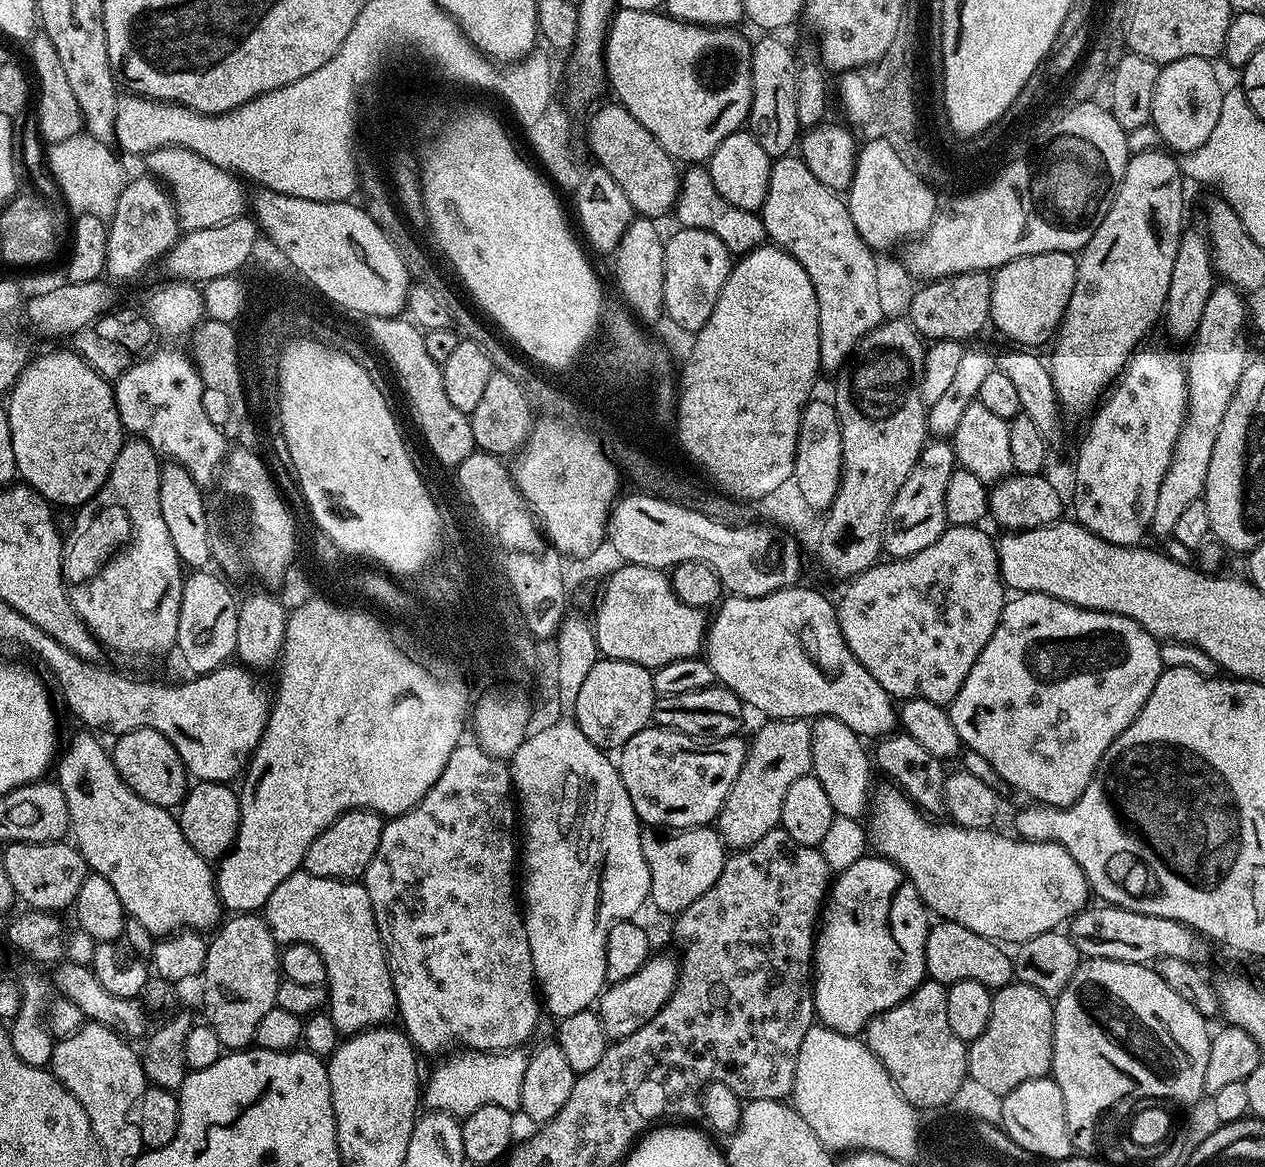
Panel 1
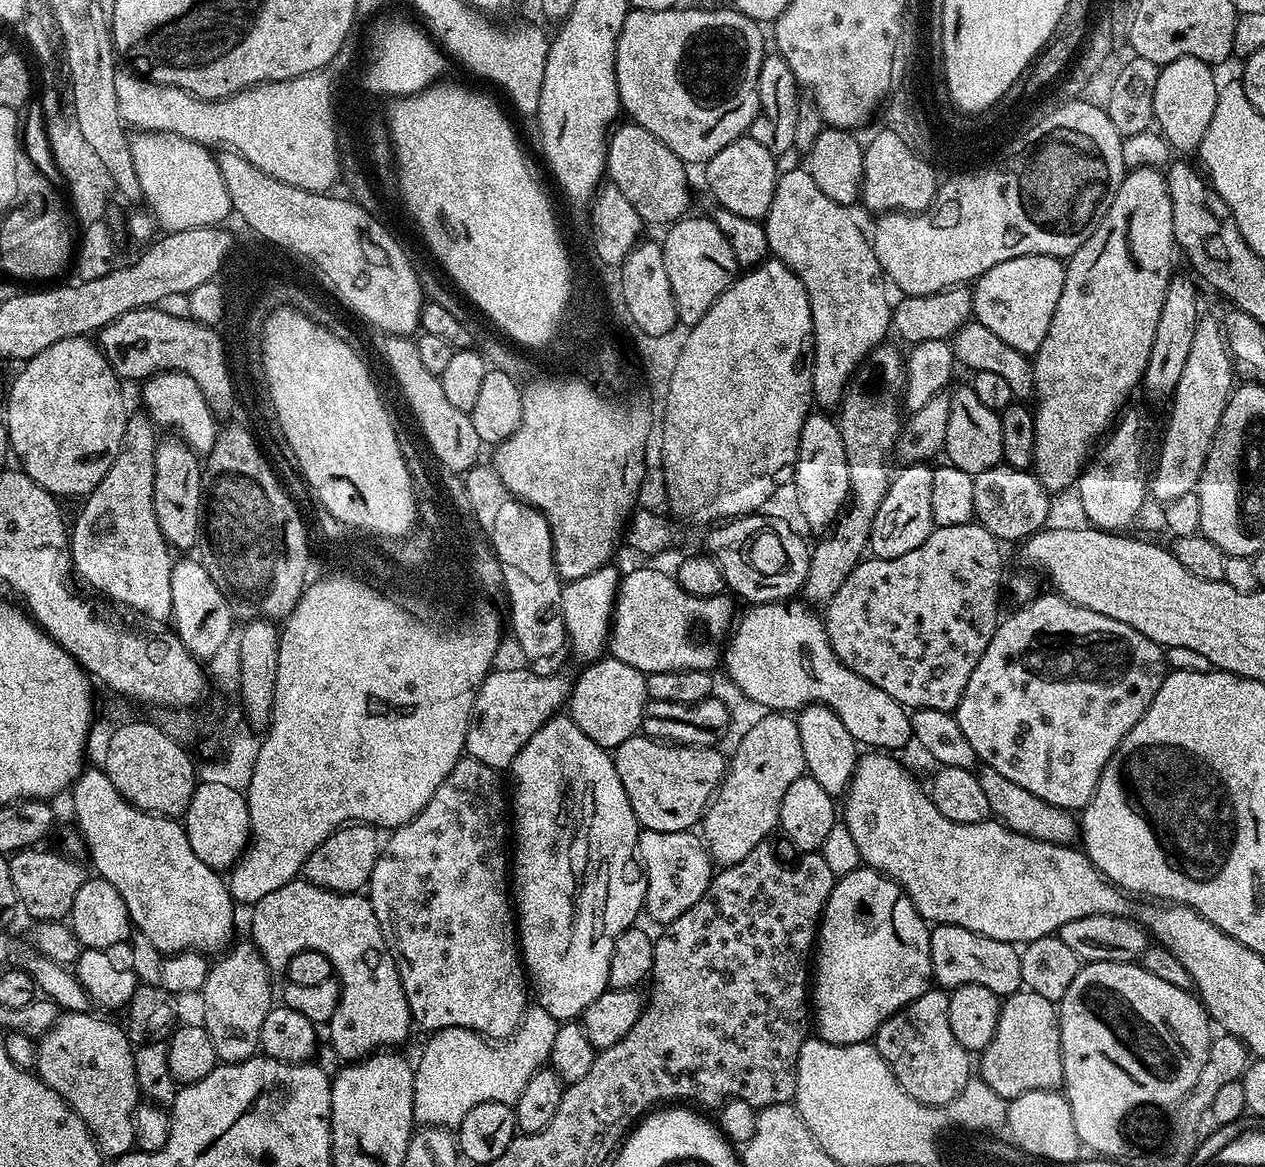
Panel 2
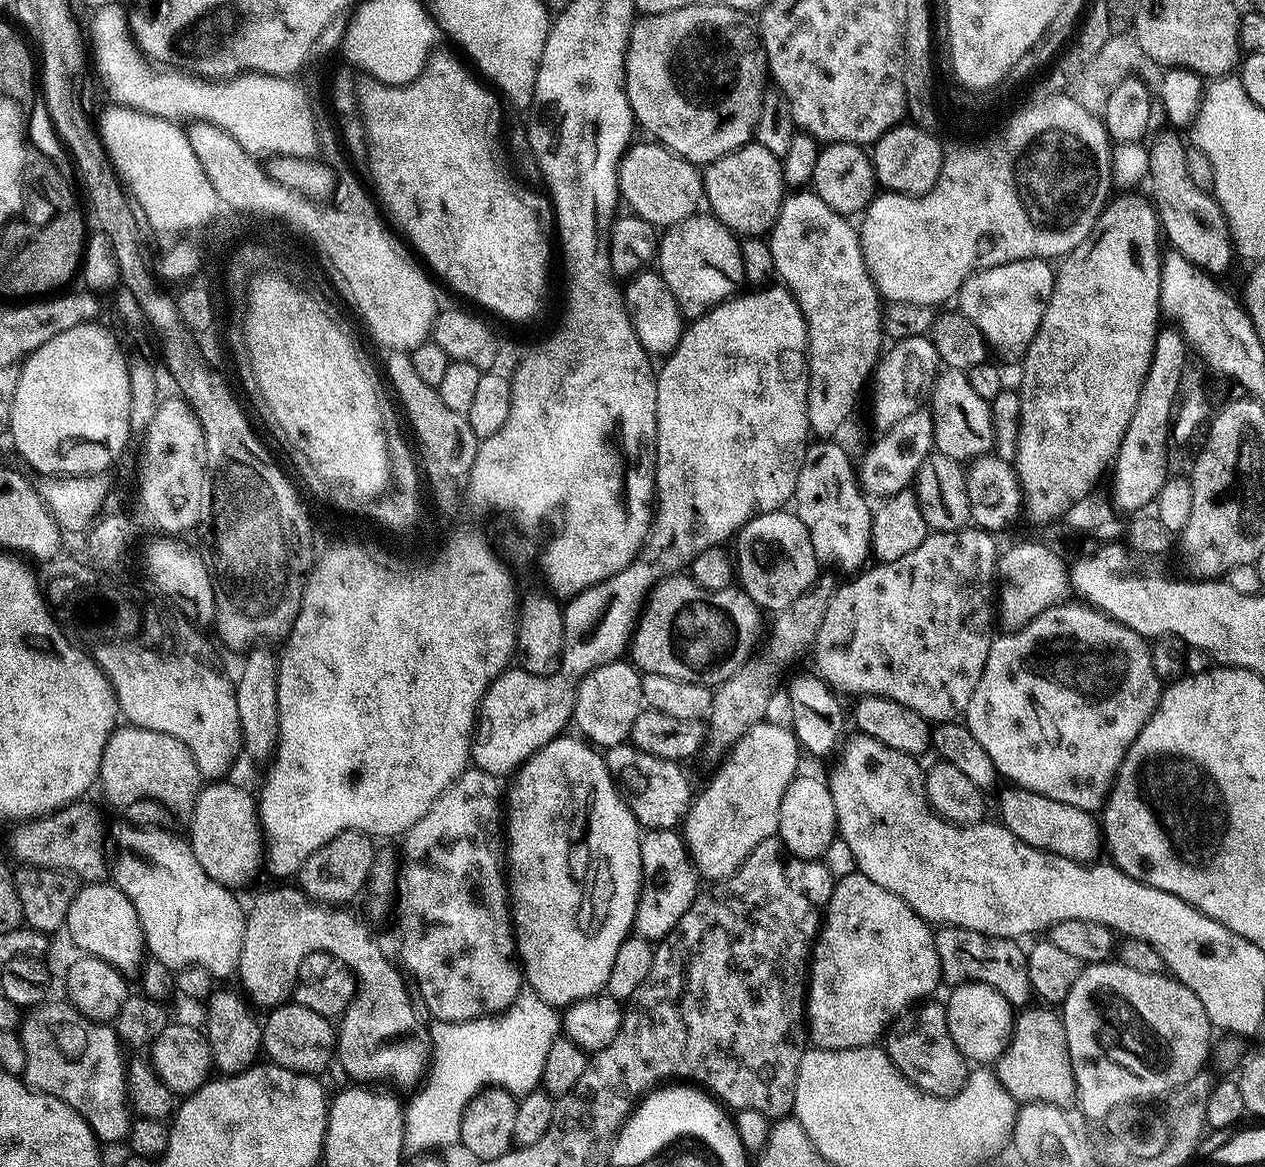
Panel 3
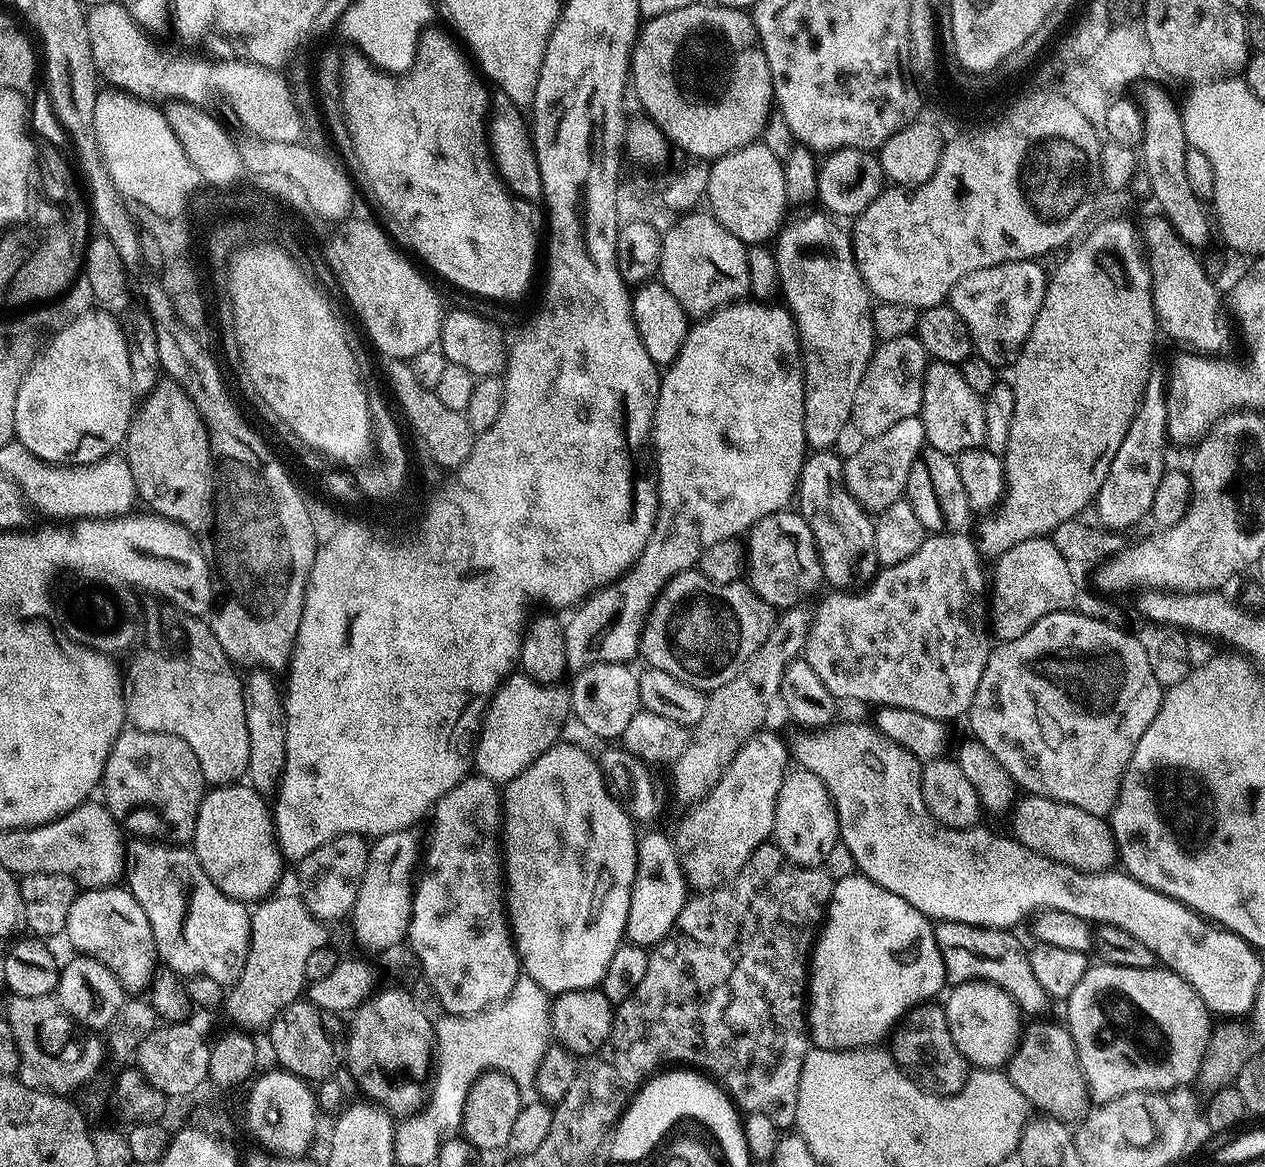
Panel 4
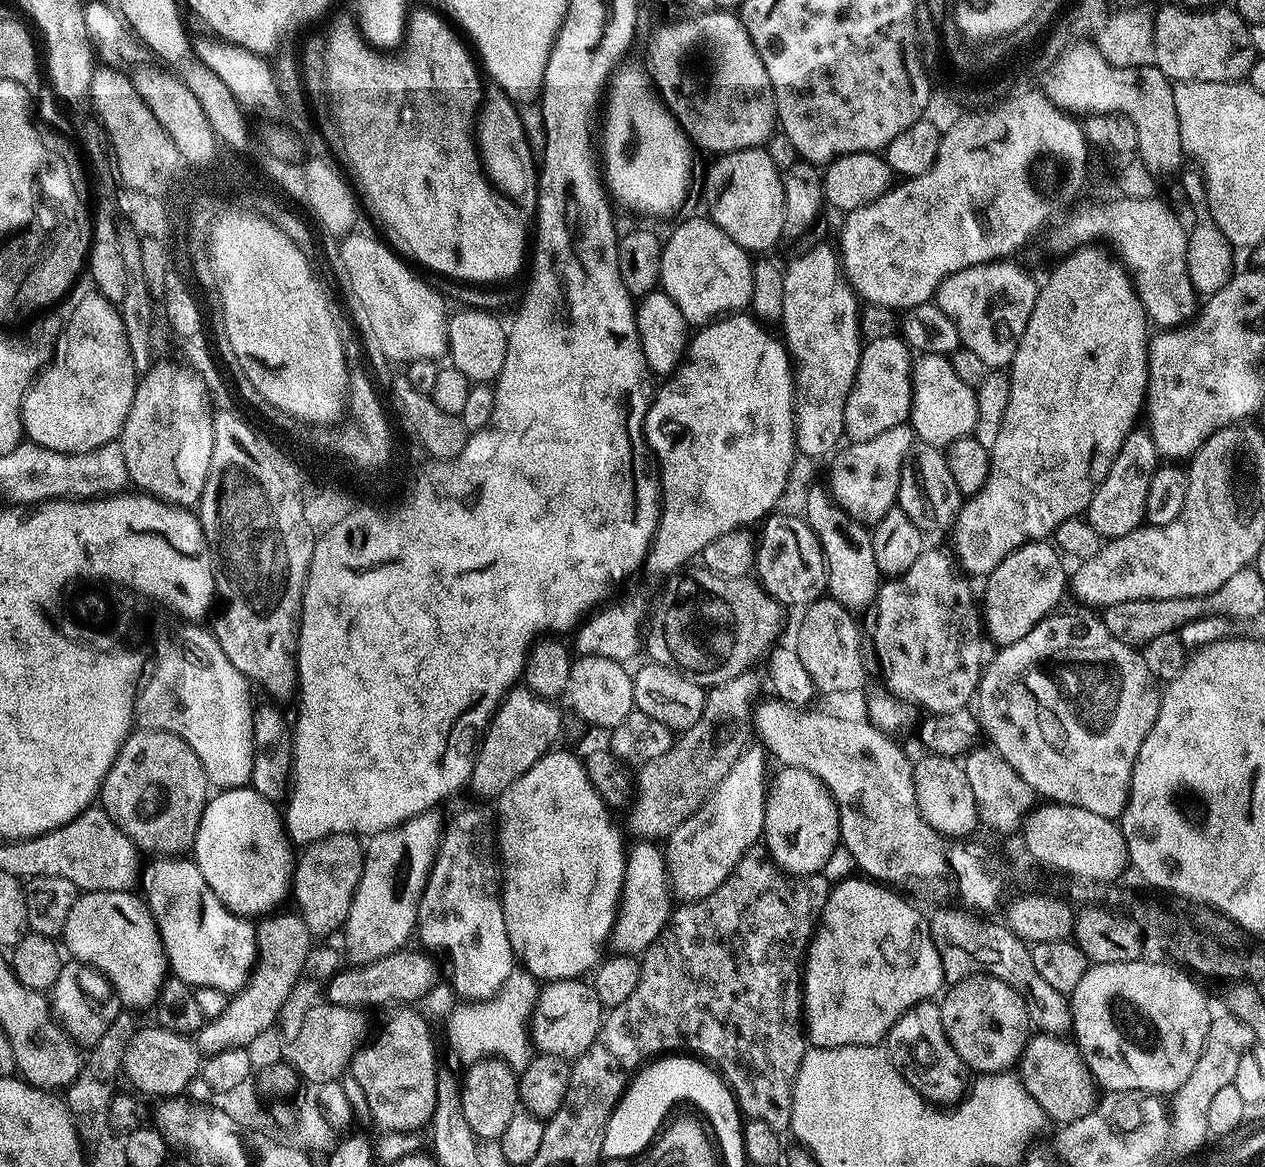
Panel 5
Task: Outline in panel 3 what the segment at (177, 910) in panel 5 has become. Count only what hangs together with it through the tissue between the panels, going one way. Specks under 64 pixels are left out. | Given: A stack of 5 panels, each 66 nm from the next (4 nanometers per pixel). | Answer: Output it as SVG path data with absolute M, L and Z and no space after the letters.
M120 822L120 825L113 830L112 836L110 832L110 840L116 843L116 862L110 868L111 883L116 885L118 890L122 890L122 894L126 894L126 898L130 898L130 902L134 906L134 910L138 914L138 922L144 931L144 941L150 956L162 962L171 970L179 970L181 968L204 968L207 972L212 973L213 977L228 976L237 971L240 967L240 955L242 954L242 934L244 933L245 909L240 909L240 904L236 901L237 893L233 889L226 887L224 884L214 882L214 878L210 878L210 874L206 874L206 870L202 870L198 858L194 858L194 850L191 843L187 839L184 840L180 836L175 836L175 831L167 828L158 828L155 826L137 826L131 822Z

